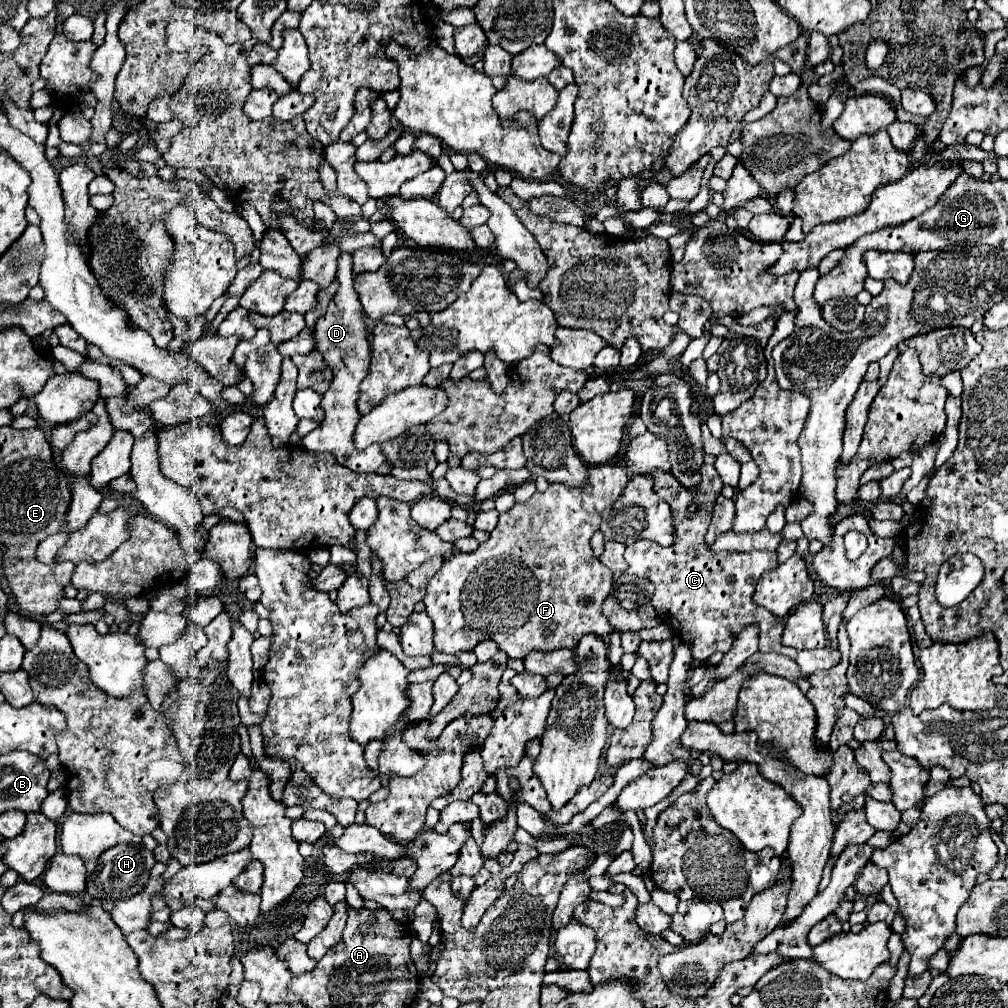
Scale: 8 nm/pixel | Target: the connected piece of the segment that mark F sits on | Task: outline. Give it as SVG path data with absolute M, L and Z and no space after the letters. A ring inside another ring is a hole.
M618 464L590 466L590 480L588 480L586 488L566 488L564 484L550 484L546 492L534 492L534 496L530 500L526 500L522 504L516 502L508 512L500 514L498 526L490 534L490 540L480 544L478 550L468 552L468 554L458 552L458 556L456 554L450 556L444 562L444 566L436 572L436 576L430 580L430 584L426 588L426 598L424 598L426 614L434 622L434 652L456 656L460 652L474 650L476 644L490 638L490 640L500 642L500 650L504 650L510 658L524 658L526 652L530 652L530 650L552 652L552 650L558 650L558 648L574 648L574 644L588 632L594 632L598 636L608 636L610 632L614 632L614 628L610 628L606 616L602 614L602 602L606 600L606 596L610 594L610 588L612 588L612 572L608 568L604 568L604 564L594 556L592 546L590 546L590 538L602 524L602 512L606 508L610 508L622 496L626 484L628 484L628 472L622 466L618 466Z

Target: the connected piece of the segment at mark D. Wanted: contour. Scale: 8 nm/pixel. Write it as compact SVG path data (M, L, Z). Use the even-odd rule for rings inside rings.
M342 252L338 256L338 290L332 296L326 314L316 320L314 326L314 342L316 350L324 356L326 366L332 368L334 380L328 388L328 392L322 396L322 410L324 410L324 420L316 430L312 430L304 440L302 448L308 452L332 452L336 460L354 470L354 472L378 472L378 474L388 474L392 464L382 456L379 444L372 444L363 451L355 451L352 444L352 434L354 434L354 424L358 424L358 386L362 378L366 376L366 368L370 366L370 344L368 344L368 334L366 334L366 324L362 316L362 306L358 300L358 294L354 290L354 274L352 274L352 258L348 252Z

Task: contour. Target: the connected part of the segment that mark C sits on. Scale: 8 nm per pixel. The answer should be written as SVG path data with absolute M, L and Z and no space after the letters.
M702 464L700 482L694 486L694 492L692 492L692 488L684 488L684 484L672 472L666 472L666 470L654 470L654 472L650 472L650 478L654 480L654 492L672 508L672 516L676 522L676 540L672 546L668 547L662 547L646 539L638 540L626 548L624 558L628 562L626 574L644 576L656 586L654 596L652 596L652 604L658 612L658 620L662 624L670 626L690 646L692 658L698 662L704 662L716 650L728 652L732 642L736 640L736 636L750 624L758 624L758 628L760 628L760 652L778 652L778 654L784 654L784 656L794 660L798 650L788 648L780 642L782 630L784 630L782 620L778 620L776 616L770 616L770 624L768 624L768 612L764 608L758 608L752 602L754 584L760 580L760 574L774 570L774 566L778 566L776 554L774 552L758 552L758 550L748 552L748 554L742 554L742 552L714 554L714 552L710 552L710 546L704 542L704 534L706 534L708 524L710 524L708 518L712 514L714 500L722 488L722 480L720 480L716 468L712 464Z

